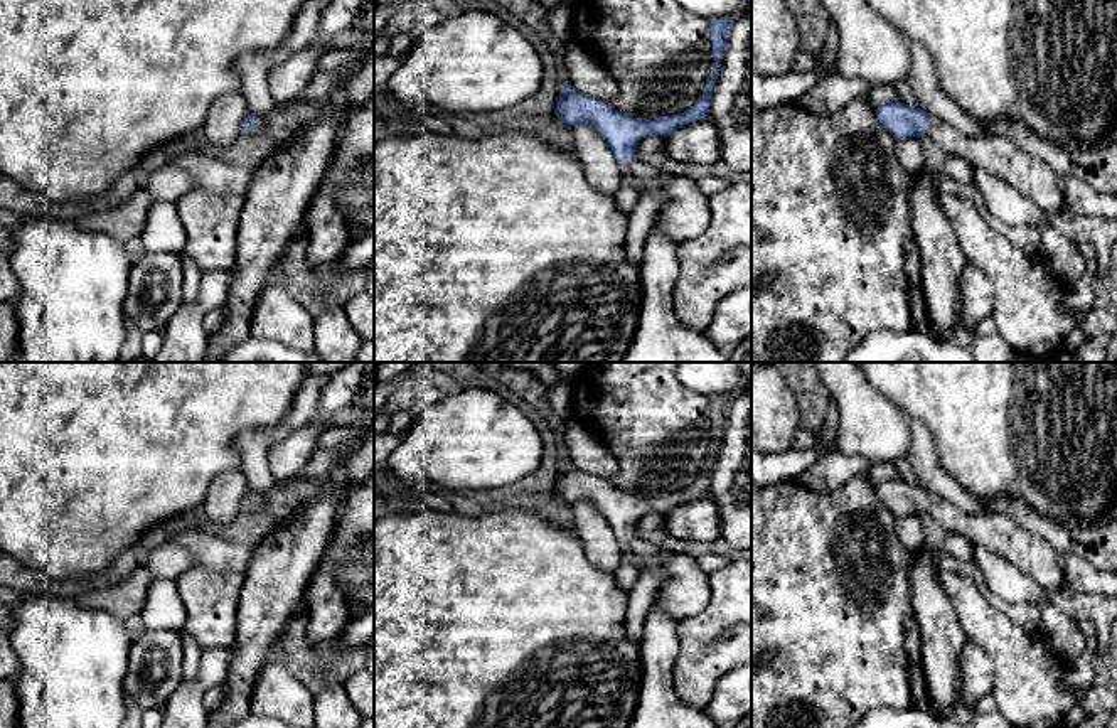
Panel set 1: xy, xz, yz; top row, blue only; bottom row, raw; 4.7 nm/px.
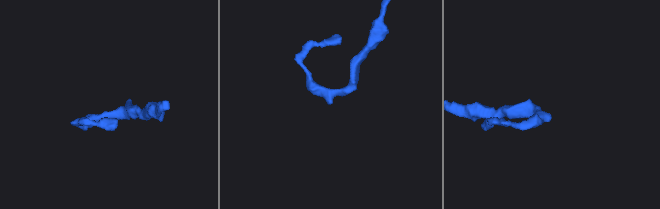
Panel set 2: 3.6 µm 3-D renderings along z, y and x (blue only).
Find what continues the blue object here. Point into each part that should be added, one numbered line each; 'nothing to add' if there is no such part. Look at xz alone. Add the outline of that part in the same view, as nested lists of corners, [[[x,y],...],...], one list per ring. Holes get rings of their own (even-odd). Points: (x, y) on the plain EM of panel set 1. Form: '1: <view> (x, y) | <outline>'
1: xz (684, 592) | [[[639,538],[622,541],[622,559],[635,563],[640,571],[660,565],[665,578],[655,603],[676,622],[701,613],[711,598],[709,575],[703,573],[694,558],[662,551]]]

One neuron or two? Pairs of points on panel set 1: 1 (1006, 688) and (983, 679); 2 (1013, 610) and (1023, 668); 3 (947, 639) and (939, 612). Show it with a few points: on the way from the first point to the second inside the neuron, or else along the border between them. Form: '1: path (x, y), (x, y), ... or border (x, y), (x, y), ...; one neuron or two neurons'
1: border (979, 646), (991, 663), (991, 691); two neurons
2: border (984, 599), (1023, 629), (1036, 632); two neurons
3: path (940, 632), (939, 619); one neuron

